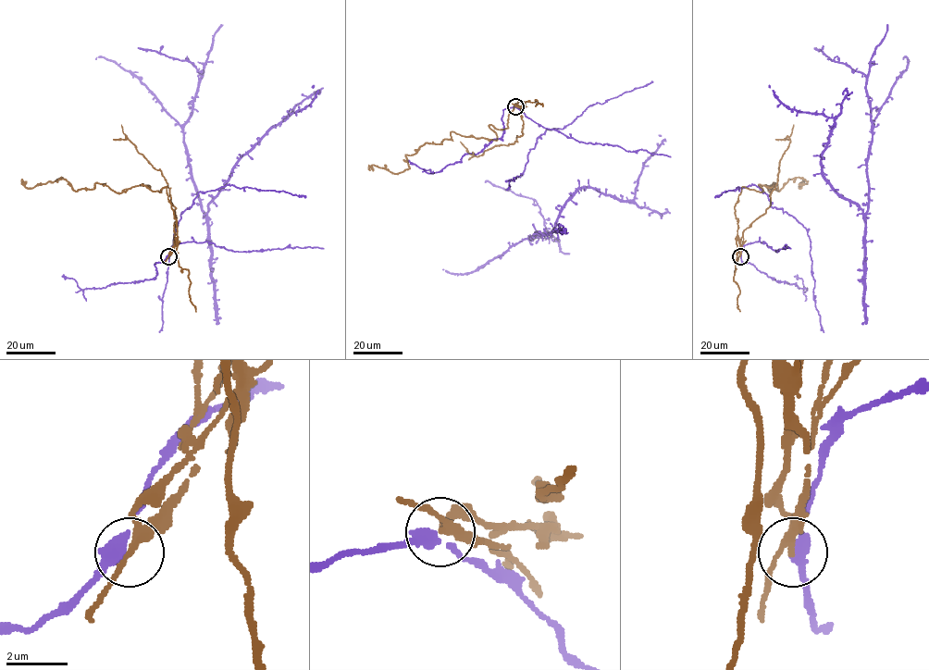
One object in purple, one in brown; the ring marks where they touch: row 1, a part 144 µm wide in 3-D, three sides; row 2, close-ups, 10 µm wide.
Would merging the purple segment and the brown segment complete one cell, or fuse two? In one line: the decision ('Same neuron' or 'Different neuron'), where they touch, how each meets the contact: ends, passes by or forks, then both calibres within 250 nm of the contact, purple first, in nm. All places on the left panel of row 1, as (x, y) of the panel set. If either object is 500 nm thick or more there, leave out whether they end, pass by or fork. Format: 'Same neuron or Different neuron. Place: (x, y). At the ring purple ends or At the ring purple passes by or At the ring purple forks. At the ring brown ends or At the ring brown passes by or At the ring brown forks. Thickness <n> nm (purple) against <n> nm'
Different neuron. Place: (168, 256). At the ring purple passes by. At the ring brown forks. Thickness 380 nm (purple) against 180 nm

